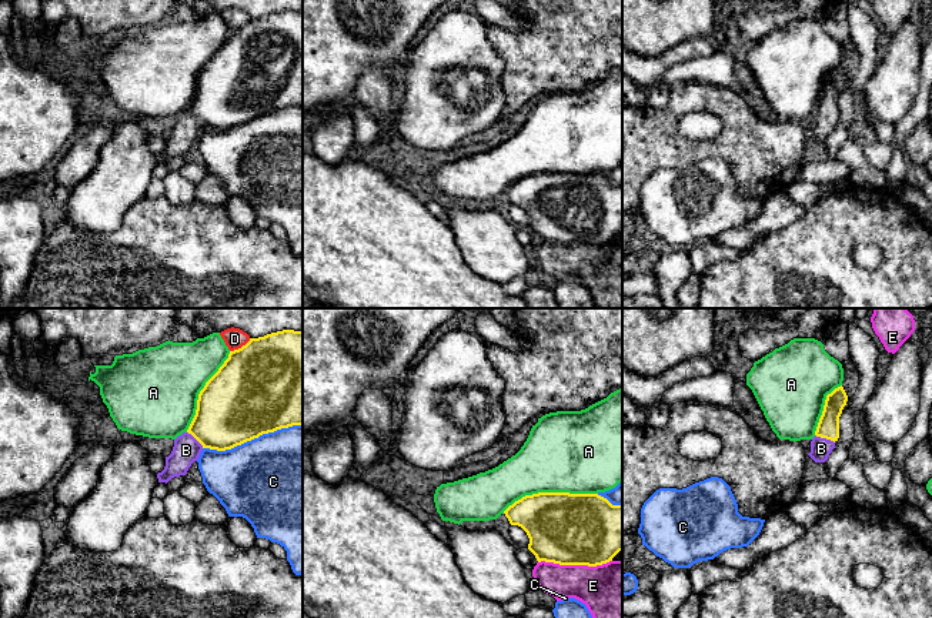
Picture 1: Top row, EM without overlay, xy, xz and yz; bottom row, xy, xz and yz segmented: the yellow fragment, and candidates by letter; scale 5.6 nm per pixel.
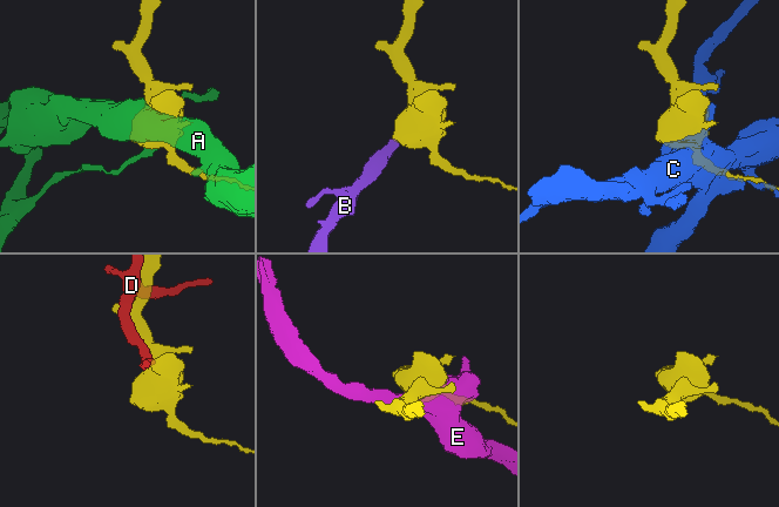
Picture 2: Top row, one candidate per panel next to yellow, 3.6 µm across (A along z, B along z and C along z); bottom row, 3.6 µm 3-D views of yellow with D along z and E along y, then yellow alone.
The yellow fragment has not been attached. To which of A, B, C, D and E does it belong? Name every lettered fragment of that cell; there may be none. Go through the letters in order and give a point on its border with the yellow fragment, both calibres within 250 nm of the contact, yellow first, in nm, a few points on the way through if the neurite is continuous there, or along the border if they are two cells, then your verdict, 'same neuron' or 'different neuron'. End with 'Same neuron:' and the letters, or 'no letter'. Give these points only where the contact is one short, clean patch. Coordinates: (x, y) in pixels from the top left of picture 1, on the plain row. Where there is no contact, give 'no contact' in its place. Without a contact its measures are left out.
A: contact xz (550, 173); calibres 400 and 460 nm; different neuron
B: contact yz (825, 117); calibres 130 and 120 nm; way yz (828, 107), (825, 117), (821, 129); same neuron
C: contact xy (251, 119); calibres 460 and 480 nm; different neuron
D: contact xy (241, 27); calibres 500 and 120 nm; different neuron
E: contact xz (574, 244); calibres 400 and 300 nm; different neuron
Same neuron: B

